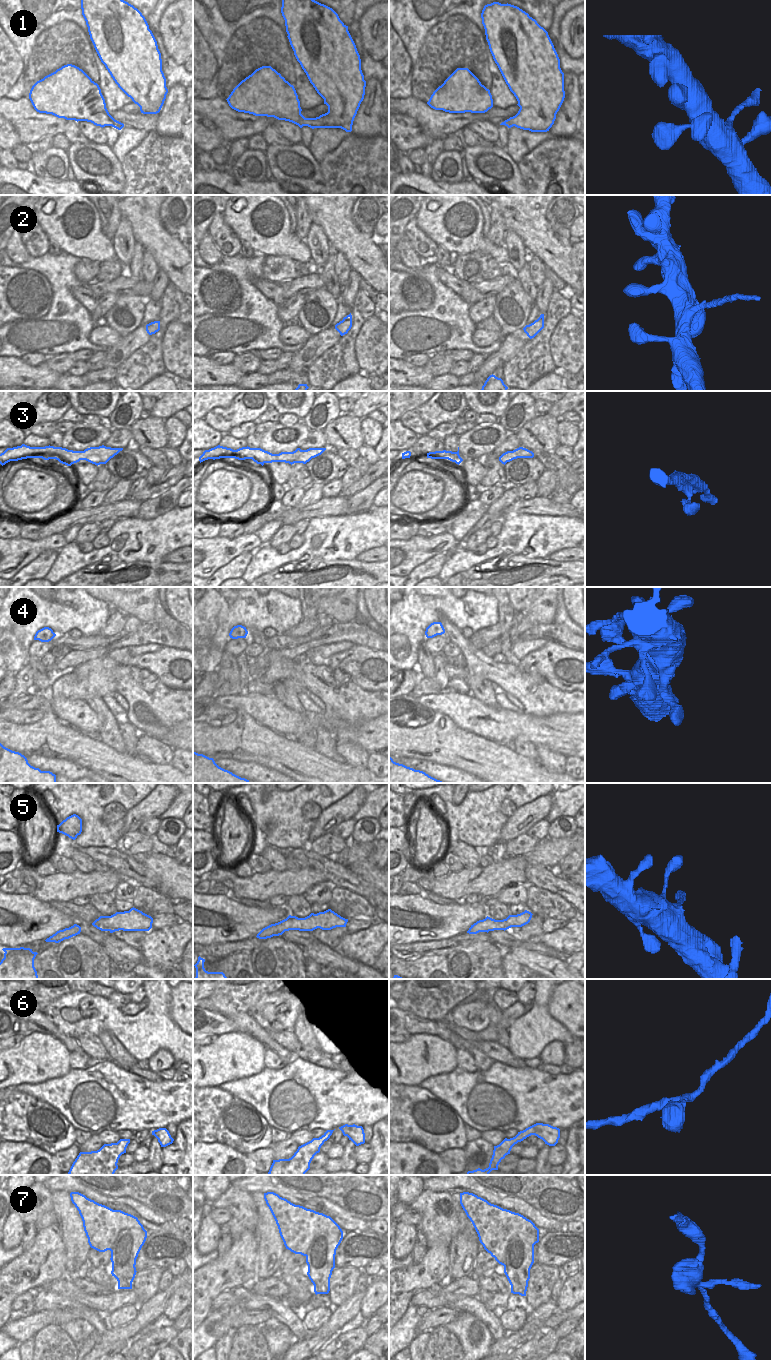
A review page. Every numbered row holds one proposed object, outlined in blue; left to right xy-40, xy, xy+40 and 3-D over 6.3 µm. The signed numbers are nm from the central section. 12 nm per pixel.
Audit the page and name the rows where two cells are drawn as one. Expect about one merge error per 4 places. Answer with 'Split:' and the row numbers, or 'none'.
Split: 2, 7

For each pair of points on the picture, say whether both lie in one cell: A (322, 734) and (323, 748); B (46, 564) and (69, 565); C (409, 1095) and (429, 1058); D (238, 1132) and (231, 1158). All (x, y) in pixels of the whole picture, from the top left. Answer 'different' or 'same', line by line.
A: same
B: different
C: different
D: different

